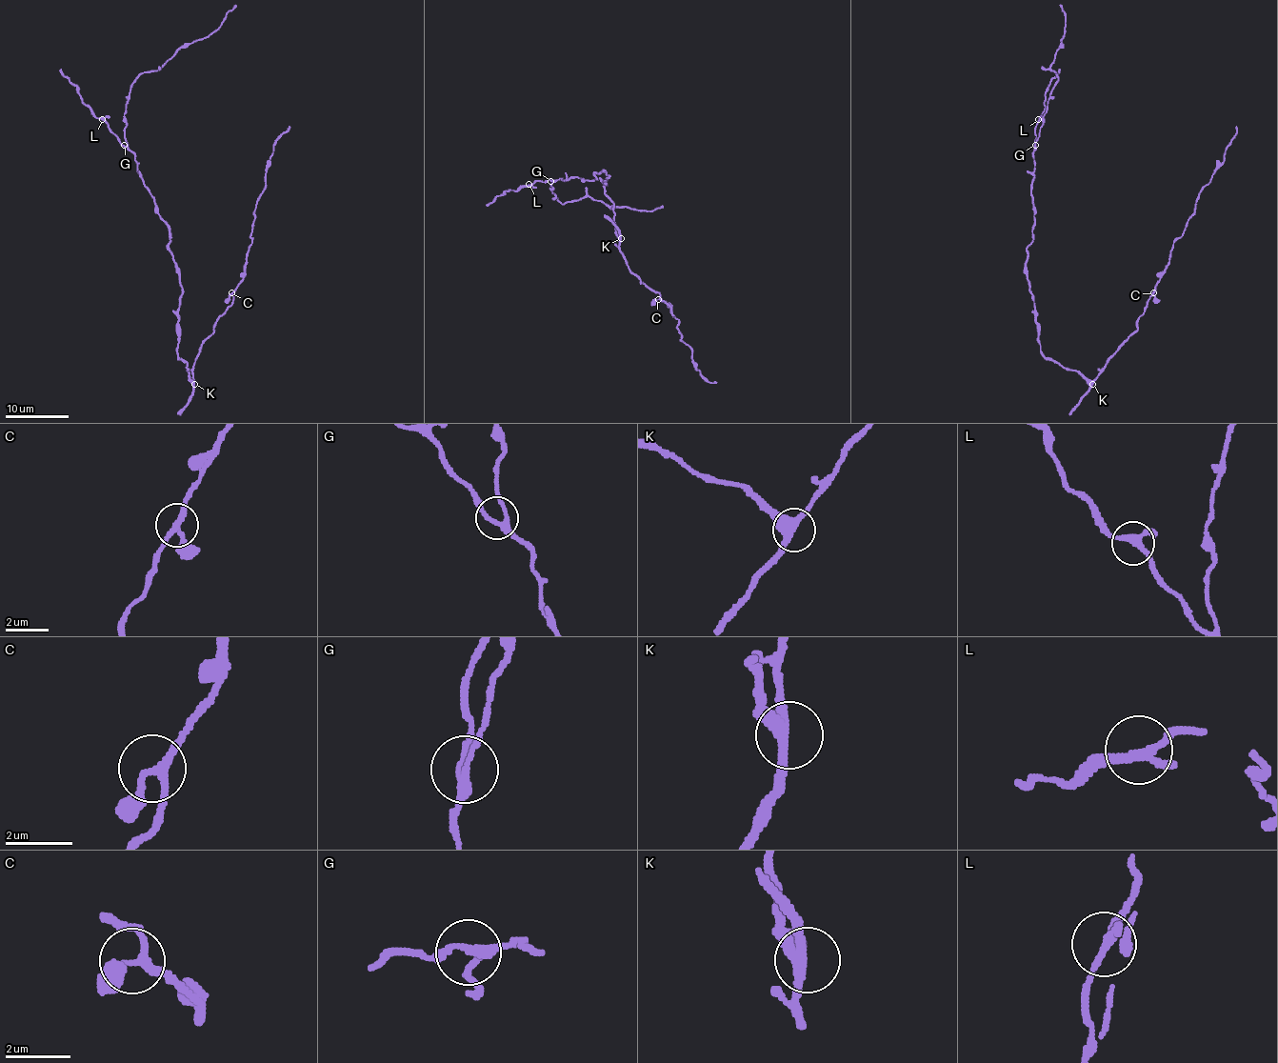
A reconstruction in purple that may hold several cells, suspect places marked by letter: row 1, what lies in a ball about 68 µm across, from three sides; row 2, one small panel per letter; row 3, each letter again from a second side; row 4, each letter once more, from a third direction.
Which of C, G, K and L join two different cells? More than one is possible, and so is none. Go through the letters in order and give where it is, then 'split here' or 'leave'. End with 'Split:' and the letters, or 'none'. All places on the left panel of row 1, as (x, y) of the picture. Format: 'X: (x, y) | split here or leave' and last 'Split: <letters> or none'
C: (231, 292) | leave
G: (124, 145) | leave
K: (194, 384) | leave
L: (102, 119) | leave
Split: none

